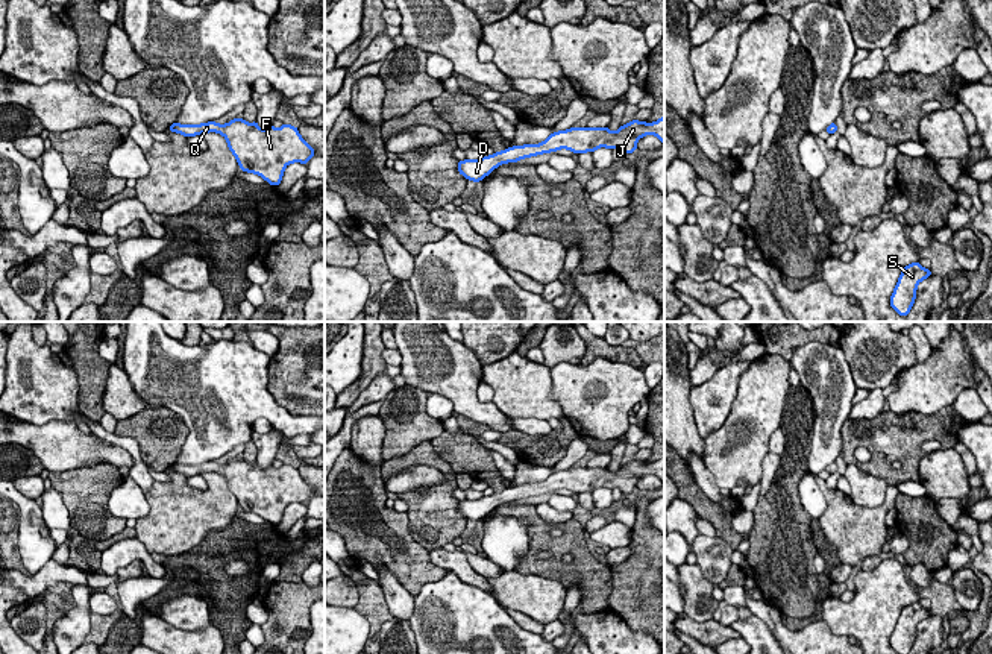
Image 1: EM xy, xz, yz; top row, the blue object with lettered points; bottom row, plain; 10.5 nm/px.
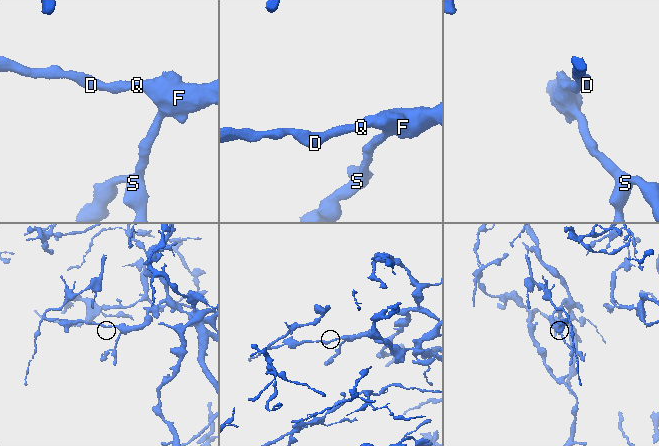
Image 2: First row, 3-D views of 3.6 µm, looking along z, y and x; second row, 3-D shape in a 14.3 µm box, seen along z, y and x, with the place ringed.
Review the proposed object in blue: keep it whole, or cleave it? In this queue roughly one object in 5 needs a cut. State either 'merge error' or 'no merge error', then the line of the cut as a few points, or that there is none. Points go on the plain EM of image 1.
no merge error; cut none

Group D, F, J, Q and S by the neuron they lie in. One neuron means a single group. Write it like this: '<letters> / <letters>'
D F J Q S

